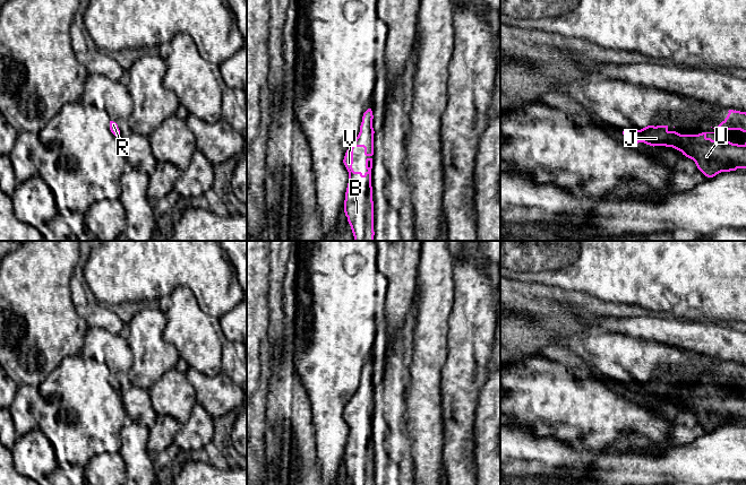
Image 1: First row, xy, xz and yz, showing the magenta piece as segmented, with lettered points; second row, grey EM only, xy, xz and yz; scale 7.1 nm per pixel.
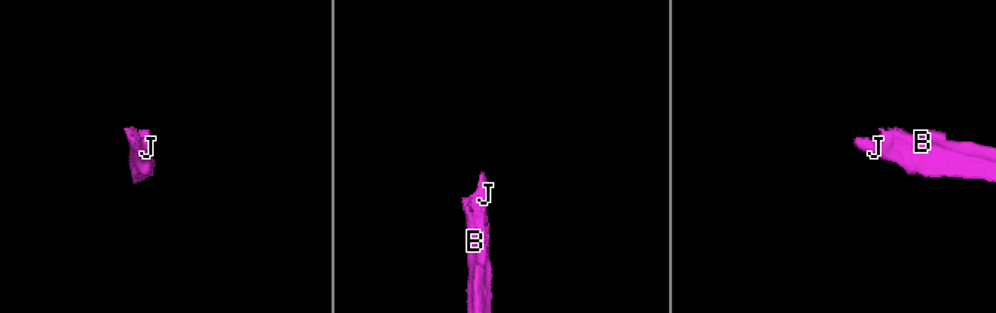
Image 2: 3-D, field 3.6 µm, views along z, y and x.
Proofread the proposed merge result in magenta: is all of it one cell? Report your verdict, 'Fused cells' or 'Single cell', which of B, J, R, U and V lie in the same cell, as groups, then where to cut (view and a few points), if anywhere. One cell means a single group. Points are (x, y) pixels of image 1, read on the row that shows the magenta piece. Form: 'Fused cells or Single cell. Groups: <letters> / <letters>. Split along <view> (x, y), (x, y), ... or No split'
Single cell. Groups: B J R U V. No split

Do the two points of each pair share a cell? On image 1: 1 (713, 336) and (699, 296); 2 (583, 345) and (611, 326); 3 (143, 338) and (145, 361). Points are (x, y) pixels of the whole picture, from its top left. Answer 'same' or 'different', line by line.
1: different
2: different
3: same

